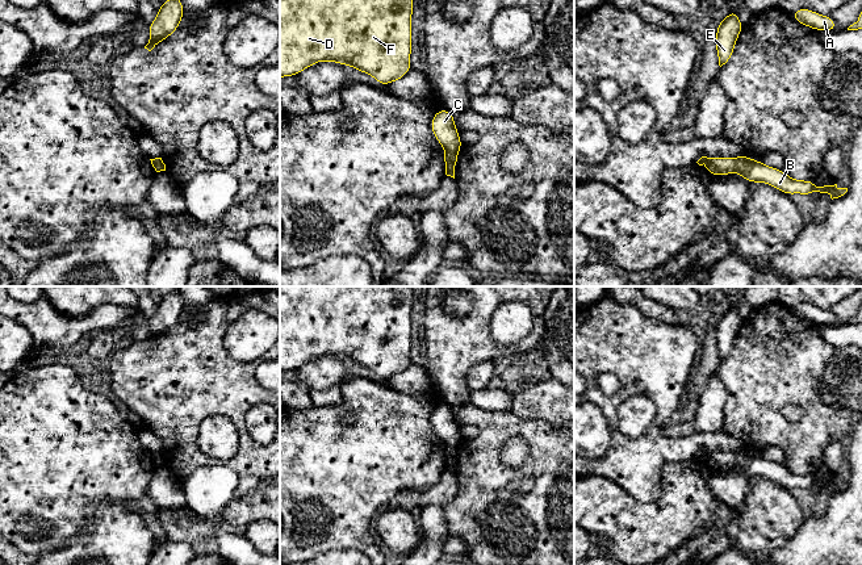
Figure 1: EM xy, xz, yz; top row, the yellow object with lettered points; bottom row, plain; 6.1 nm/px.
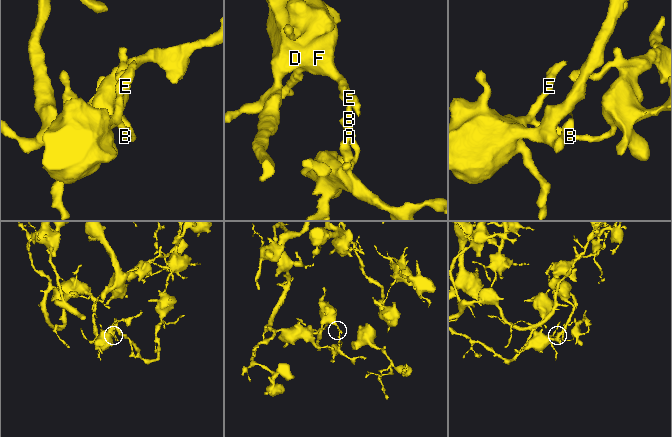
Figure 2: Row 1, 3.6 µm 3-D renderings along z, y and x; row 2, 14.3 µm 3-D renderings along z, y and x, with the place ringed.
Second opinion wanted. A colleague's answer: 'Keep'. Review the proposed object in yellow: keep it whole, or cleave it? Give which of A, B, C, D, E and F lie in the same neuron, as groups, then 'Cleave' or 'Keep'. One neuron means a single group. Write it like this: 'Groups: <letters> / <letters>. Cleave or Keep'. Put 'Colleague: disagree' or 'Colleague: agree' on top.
Colleague: disagree
Groups: A B / C D E F. Cleave

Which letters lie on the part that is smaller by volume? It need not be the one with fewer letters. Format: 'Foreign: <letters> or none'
Foreign: A, B

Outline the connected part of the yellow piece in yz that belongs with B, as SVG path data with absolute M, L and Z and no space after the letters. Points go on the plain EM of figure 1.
M745 449L735 452L736 466L741 469L749 478L762 476L765 478L773 480L781 486L791 490L795 487L802 487L809 490L813 486L828 487L830 493L838 493L848 486L848 482L838 482L834 480L817 481L809 474L794 474L782 464L769 461L760 455L753 455Z

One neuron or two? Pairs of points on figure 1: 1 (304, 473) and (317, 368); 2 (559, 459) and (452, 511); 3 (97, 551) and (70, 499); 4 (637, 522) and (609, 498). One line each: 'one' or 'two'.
1: two
2: one
3: two
4: one

